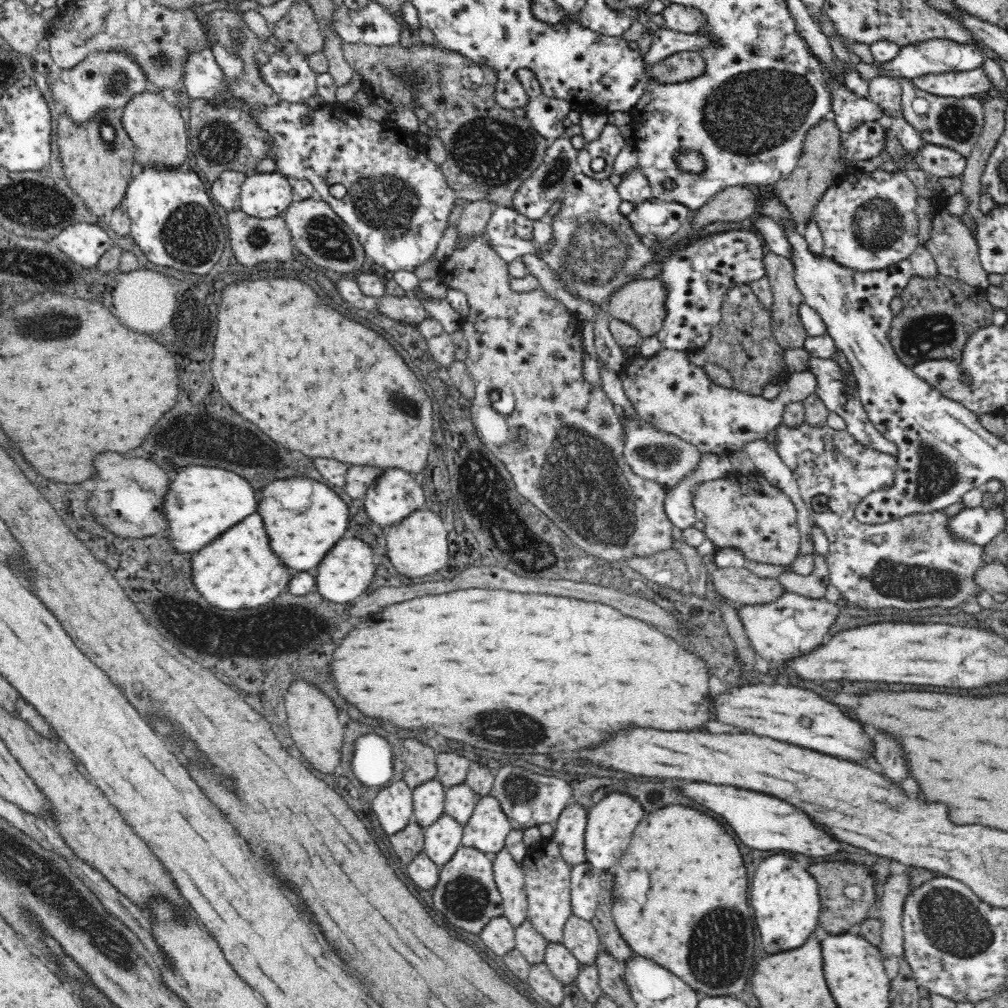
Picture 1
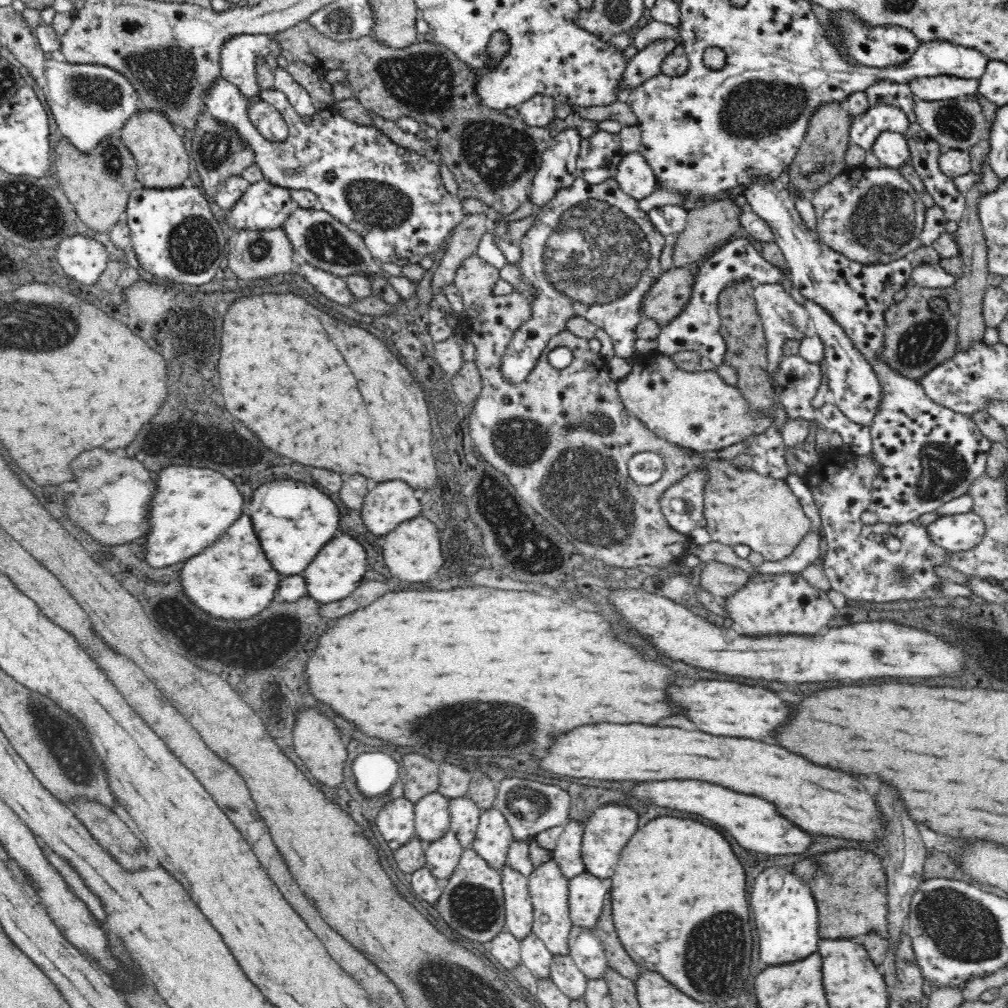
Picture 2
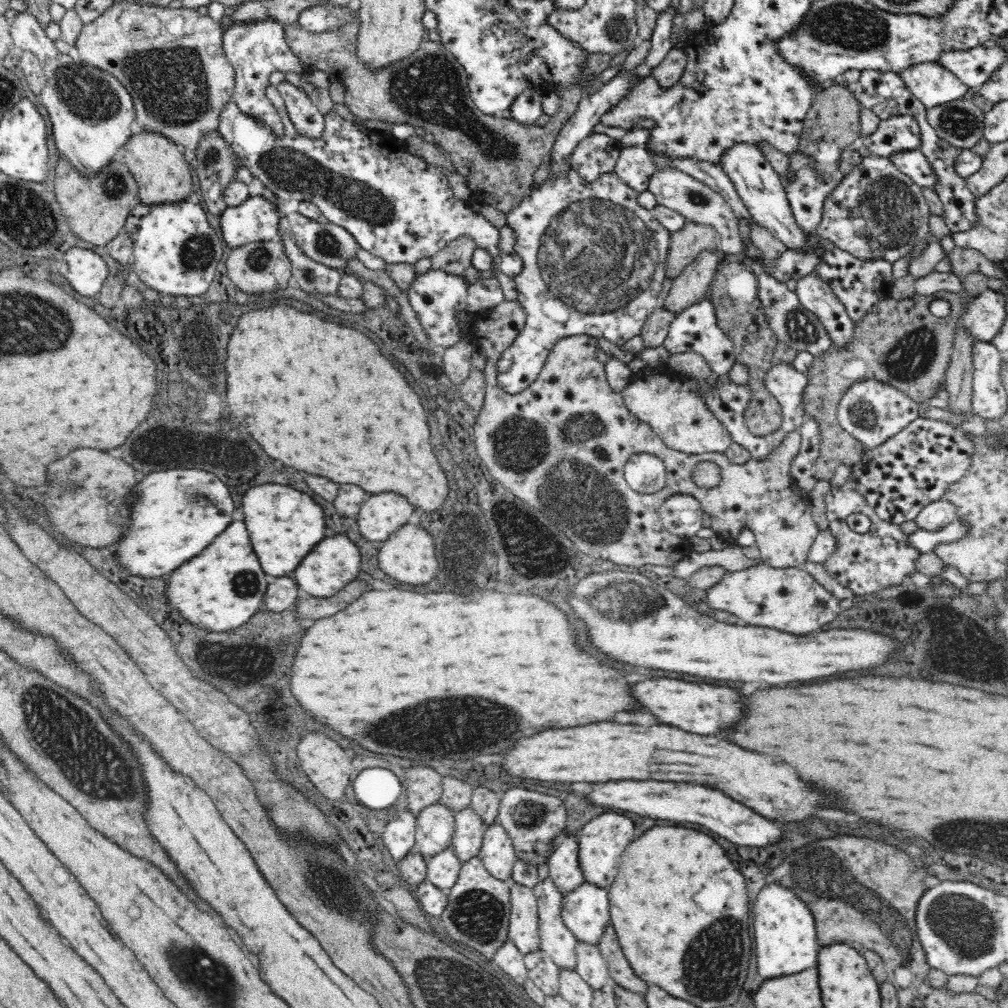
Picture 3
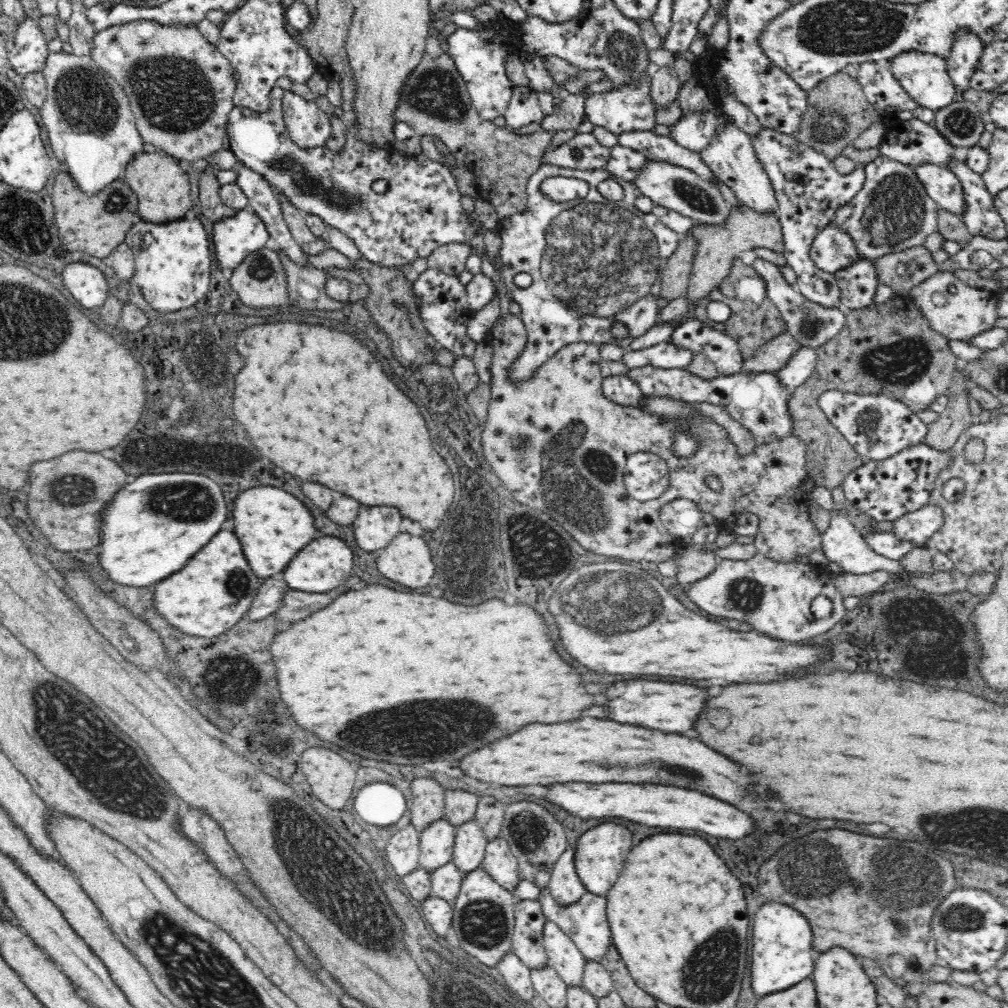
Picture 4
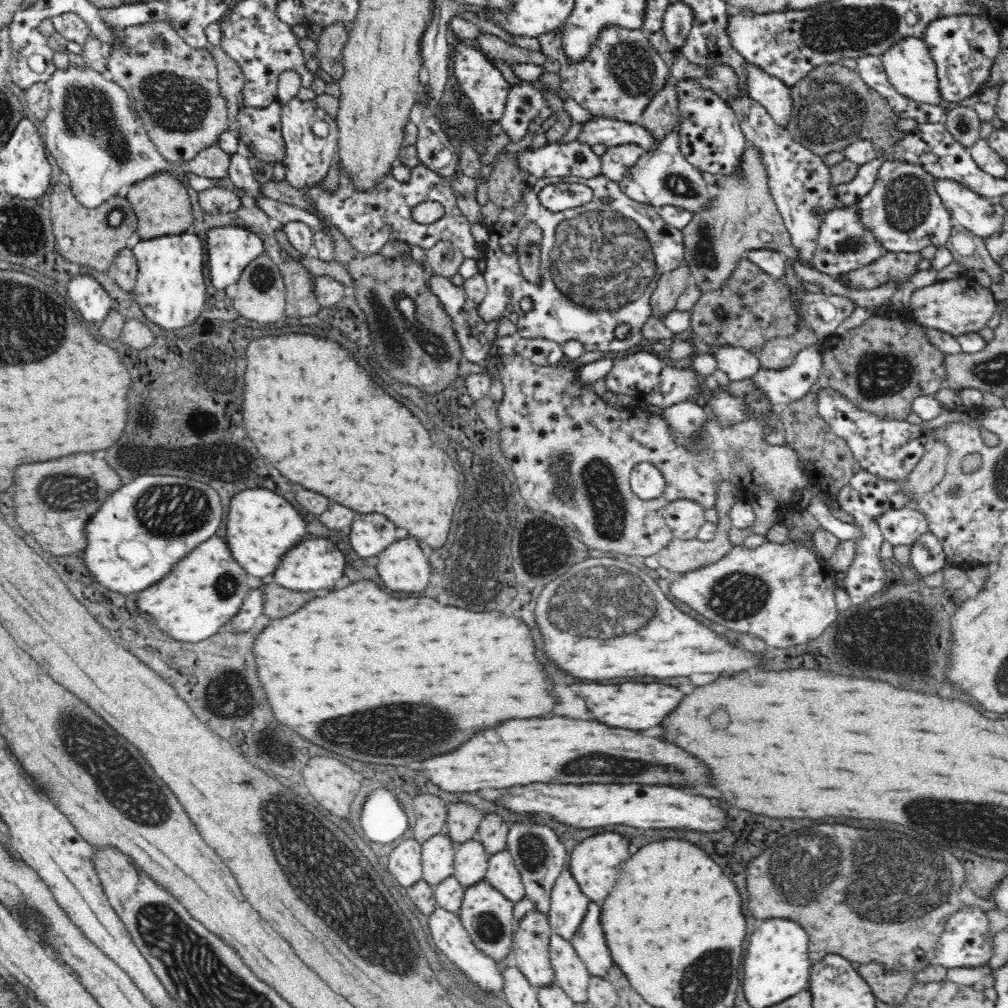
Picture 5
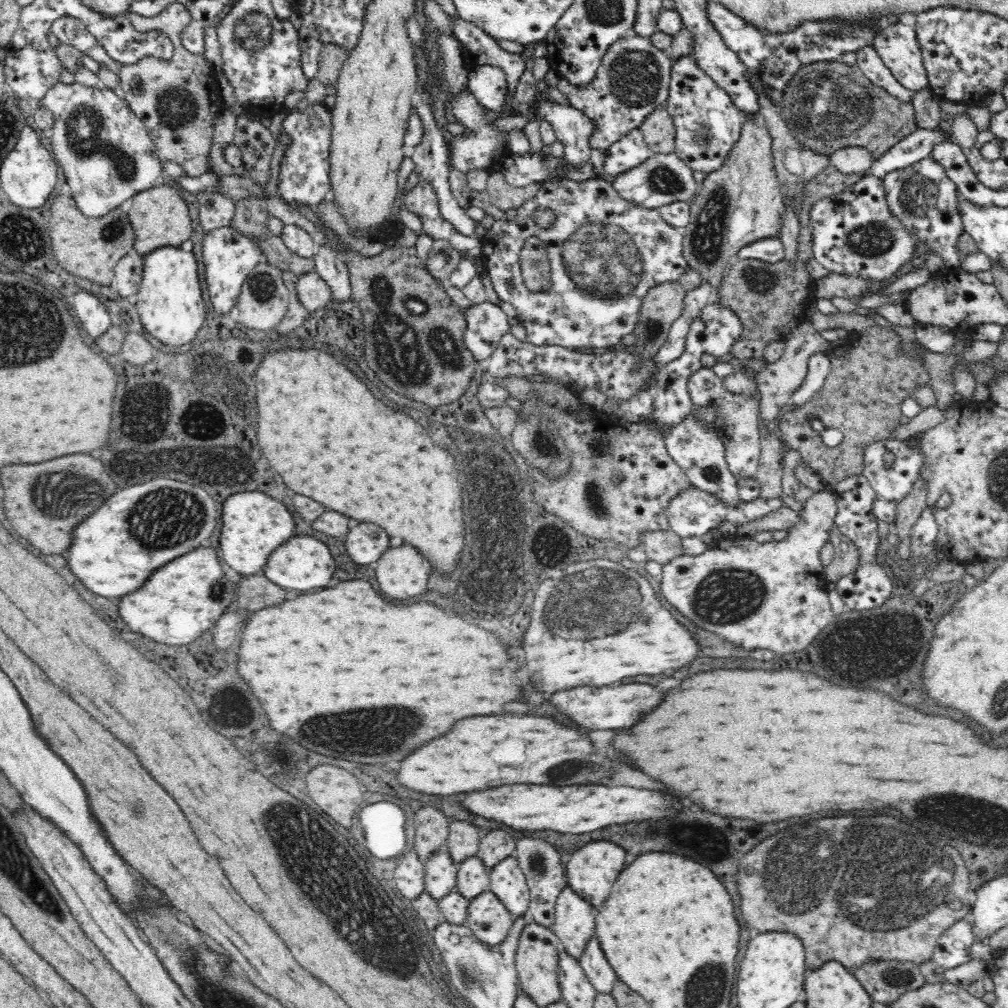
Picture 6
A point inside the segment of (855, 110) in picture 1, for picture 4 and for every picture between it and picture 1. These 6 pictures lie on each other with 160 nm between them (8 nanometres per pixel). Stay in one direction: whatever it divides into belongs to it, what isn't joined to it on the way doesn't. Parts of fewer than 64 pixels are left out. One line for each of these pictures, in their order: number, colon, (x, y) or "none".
2: (865, 129)
3: (898, 133)
4: (913, 142)

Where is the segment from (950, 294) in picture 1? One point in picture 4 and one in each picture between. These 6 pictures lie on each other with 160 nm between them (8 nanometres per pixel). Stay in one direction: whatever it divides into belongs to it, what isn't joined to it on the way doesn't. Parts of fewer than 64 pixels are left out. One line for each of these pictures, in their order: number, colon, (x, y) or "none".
2: (916, 340)
3: (901, 343)
4: (891, 350)

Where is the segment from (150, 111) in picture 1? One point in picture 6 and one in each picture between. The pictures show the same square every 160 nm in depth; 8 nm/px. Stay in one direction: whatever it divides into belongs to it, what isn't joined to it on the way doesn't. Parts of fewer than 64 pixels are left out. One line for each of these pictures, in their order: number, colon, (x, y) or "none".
2: (162, 162)
3: (162, 173)
4: (162, 187)
5: (161, 204)
6: (159, 216)

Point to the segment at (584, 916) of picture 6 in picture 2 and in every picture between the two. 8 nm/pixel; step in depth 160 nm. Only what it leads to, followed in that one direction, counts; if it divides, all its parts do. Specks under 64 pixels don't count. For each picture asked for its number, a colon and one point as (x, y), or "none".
2: (568, 854)
3: (564, 869)
4: (565, 886)
5: (569, 905)

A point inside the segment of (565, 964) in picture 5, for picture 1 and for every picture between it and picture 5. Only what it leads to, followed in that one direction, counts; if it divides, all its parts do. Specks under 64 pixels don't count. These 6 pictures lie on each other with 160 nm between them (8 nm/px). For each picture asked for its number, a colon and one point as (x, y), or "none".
1: (547, 876)
2: (549, 889)
3: (555, 938)
4: (563, 956)

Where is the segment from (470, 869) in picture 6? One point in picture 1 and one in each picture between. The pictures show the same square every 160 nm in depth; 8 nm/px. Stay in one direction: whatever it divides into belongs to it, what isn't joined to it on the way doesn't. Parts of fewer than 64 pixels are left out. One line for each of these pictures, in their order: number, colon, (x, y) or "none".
1: (460, 802)
2: (465, 815)
3: (468, 835)
4: (469, 846)
5: (470, 863)

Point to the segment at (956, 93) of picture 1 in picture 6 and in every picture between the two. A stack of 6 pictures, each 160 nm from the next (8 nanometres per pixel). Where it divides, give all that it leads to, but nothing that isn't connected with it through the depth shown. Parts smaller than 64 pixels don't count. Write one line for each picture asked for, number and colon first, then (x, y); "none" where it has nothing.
2: (945, 87)
3: (932, 83)
4: (923, 76)
5: (908, 65)
6: (897, 44)

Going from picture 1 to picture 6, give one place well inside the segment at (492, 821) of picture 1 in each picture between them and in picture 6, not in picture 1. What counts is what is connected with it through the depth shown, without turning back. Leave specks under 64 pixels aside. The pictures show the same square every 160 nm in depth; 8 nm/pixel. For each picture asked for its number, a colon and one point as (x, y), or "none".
2: (494, 836)
3: (497, 852)
4: (499, 862)
5: (502, 873)
6: (508, 883)

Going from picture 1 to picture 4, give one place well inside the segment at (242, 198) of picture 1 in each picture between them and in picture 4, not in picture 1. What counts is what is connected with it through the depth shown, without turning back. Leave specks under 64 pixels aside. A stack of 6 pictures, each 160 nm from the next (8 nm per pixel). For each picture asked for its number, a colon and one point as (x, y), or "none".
2: (264, 206)
3: (255, 220)
4: (235, 238)

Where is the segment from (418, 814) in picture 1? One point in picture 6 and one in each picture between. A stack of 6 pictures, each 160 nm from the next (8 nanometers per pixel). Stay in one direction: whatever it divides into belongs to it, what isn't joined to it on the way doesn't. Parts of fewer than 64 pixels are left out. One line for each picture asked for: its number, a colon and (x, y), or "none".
2: (433, 821)
3: (434, 830)
4: (436, 842)
5: (437, 854)
6: (440, 879)

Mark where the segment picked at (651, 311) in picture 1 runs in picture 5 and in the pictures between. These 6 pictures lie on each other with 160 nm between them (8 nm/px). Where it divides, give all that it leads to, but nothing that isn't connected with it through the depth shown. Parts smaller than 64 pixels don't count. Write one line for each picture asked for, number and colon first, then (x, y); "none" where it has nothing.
2: (669, 296)
3: (690, 288)
4: (716, 246)
5: (743, 216)

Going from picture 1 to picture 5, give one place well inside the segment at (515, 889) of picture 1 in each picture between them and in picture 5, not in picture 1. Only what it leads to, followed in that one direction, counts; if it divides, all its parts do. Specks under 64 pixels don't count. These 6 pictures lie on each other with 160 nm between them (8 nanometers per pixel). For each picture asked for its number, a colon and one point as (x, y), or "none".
2: (519, 918)
3: (523, 931)
4: (527, 942)
5: (531, 945)

